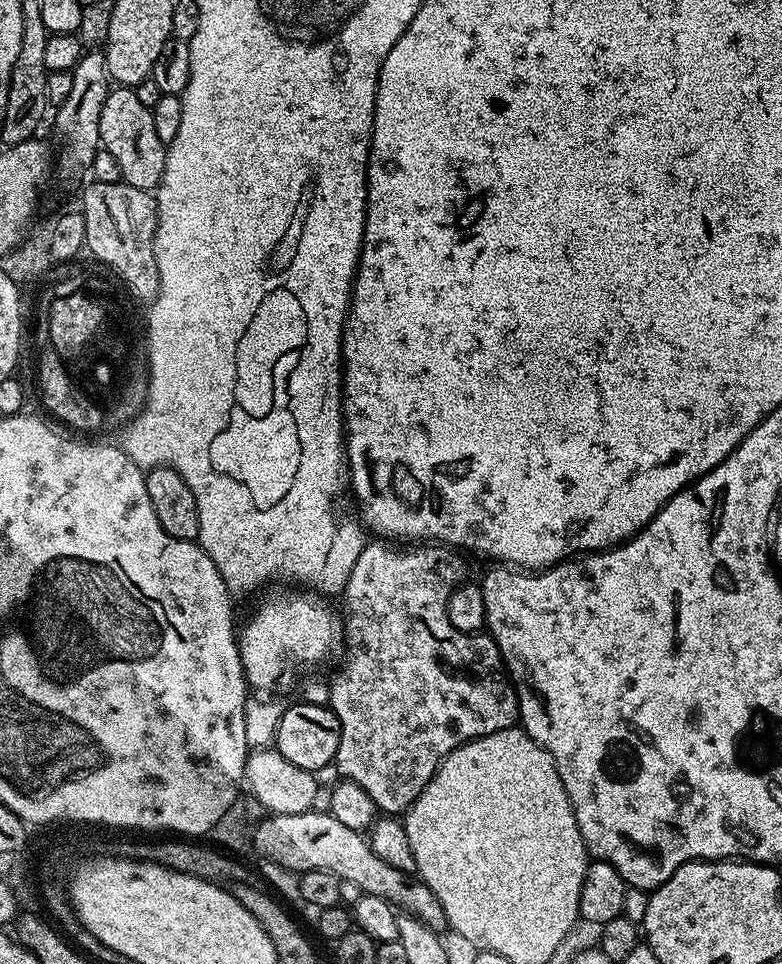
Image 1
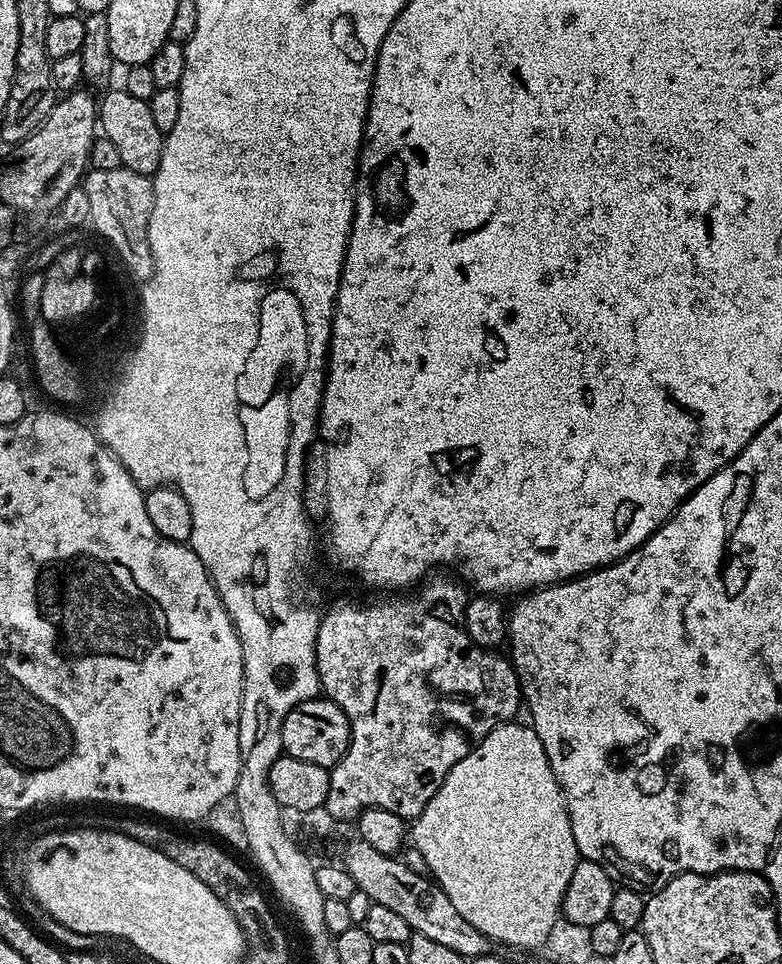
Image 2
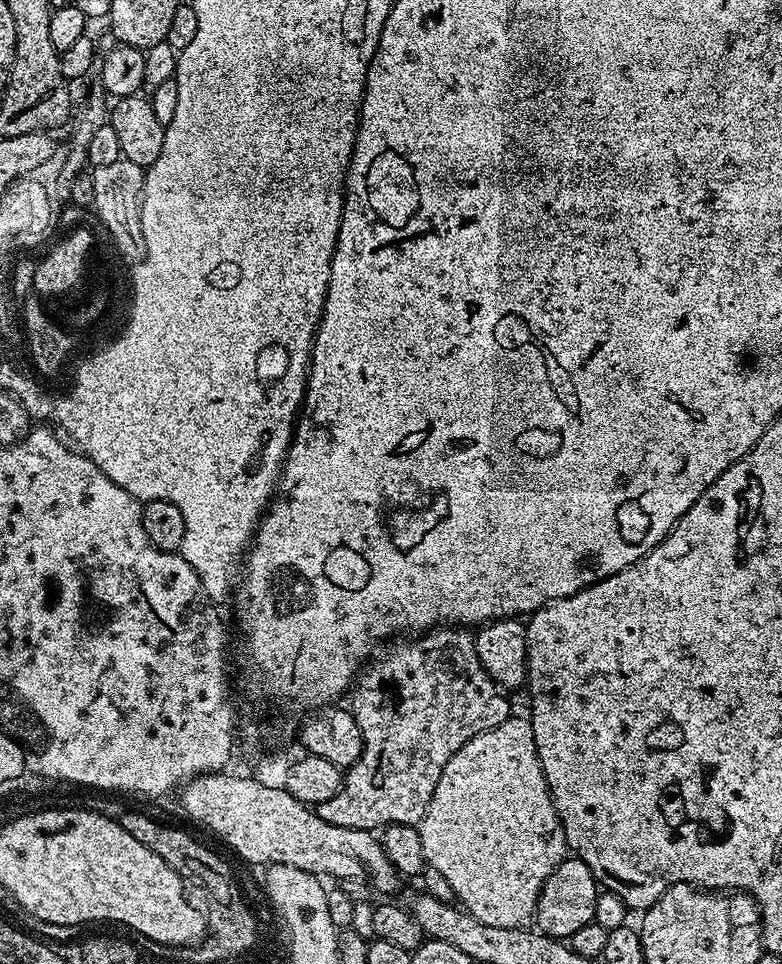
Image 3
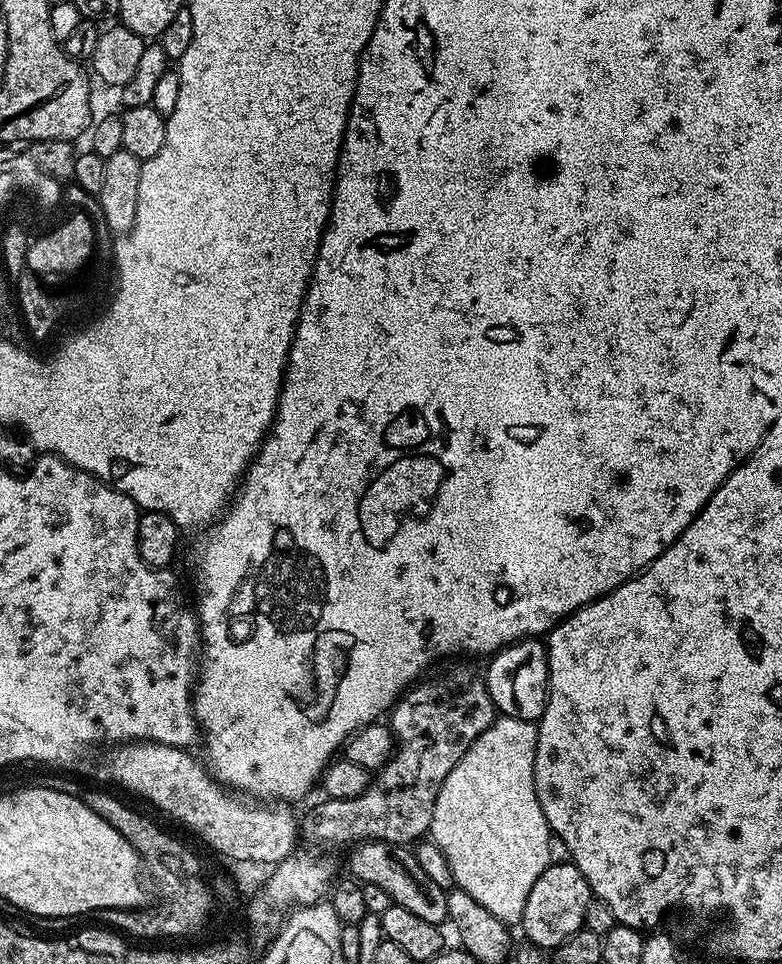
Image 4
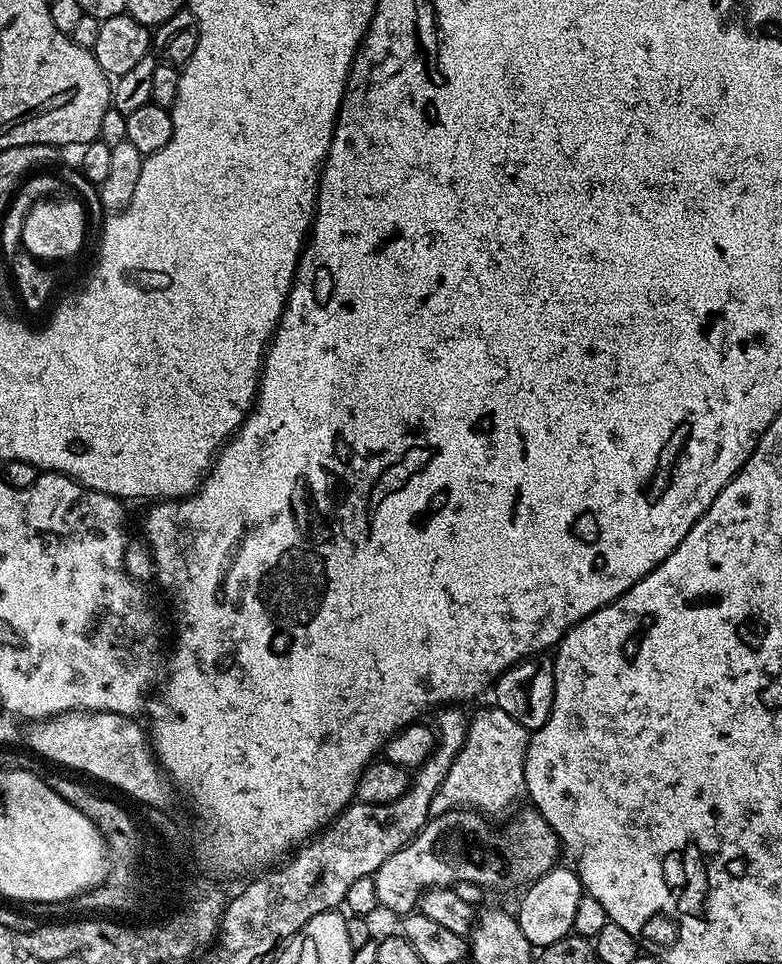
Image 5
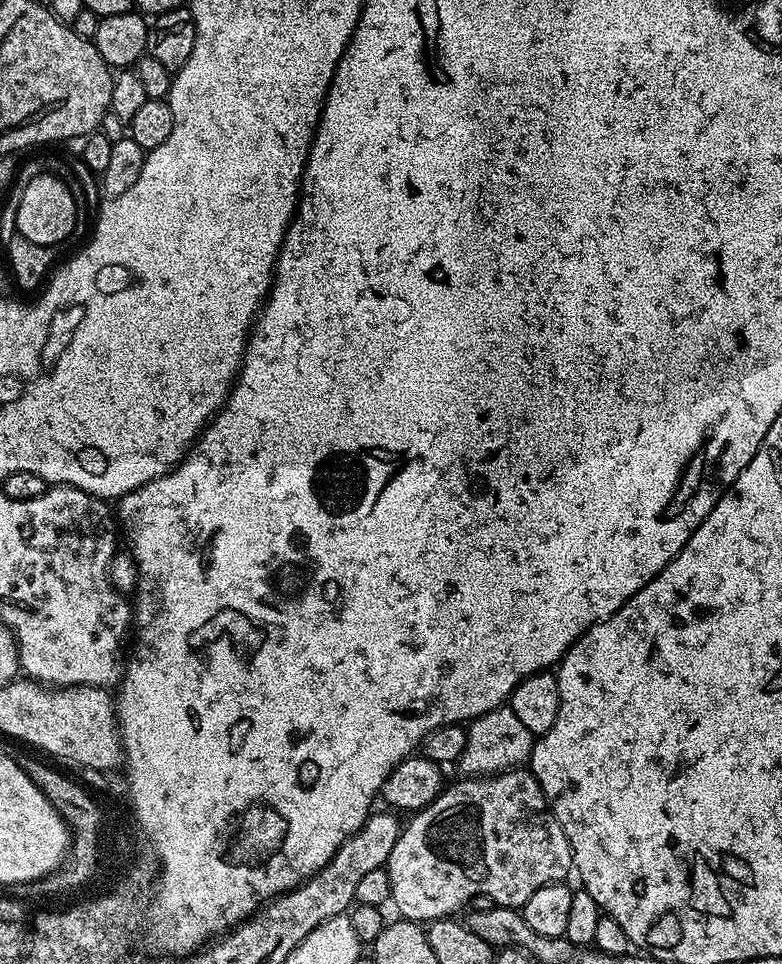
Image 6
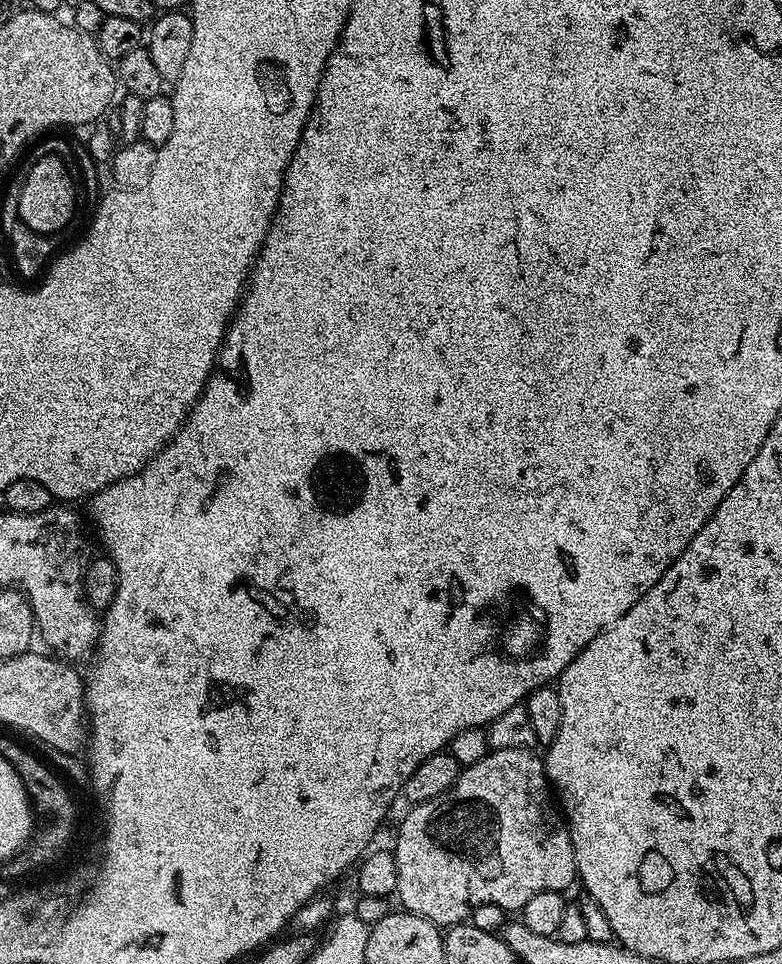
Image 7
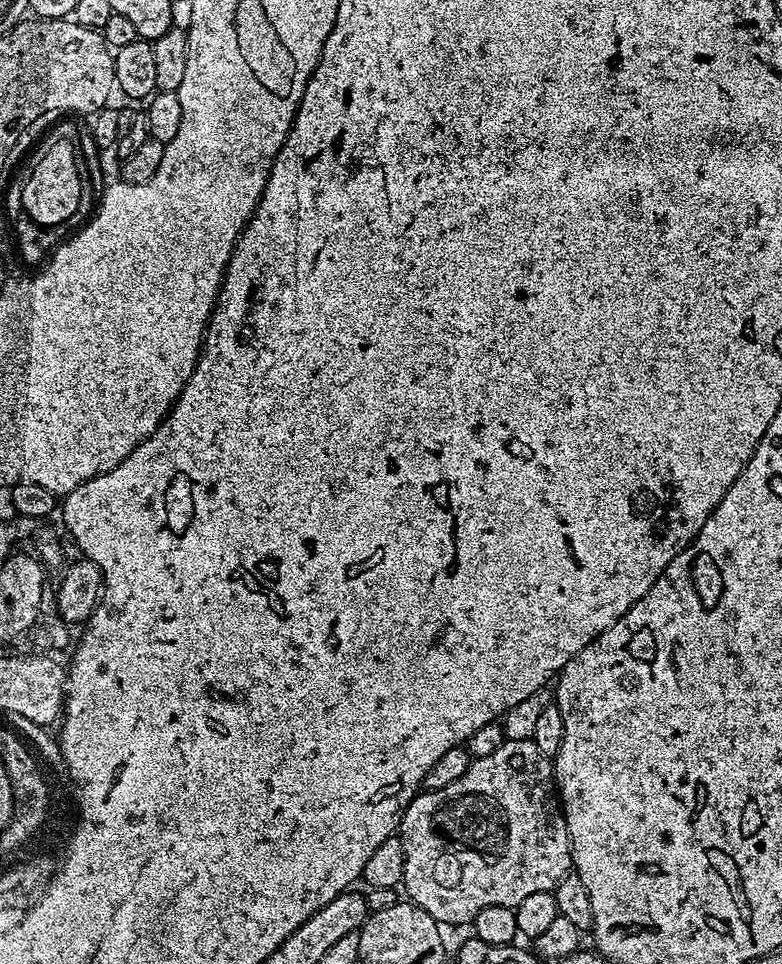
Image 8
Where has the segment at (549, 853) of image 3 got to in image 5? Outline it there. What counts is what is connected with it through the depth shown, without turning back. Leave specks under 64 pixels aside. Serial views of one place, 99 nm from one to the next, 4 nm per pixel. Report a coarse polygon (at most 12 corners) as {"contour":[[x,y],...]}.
{"contour":[[506,710],[473,715],[430,802],[504,812],[525,795],[529,731]]}

